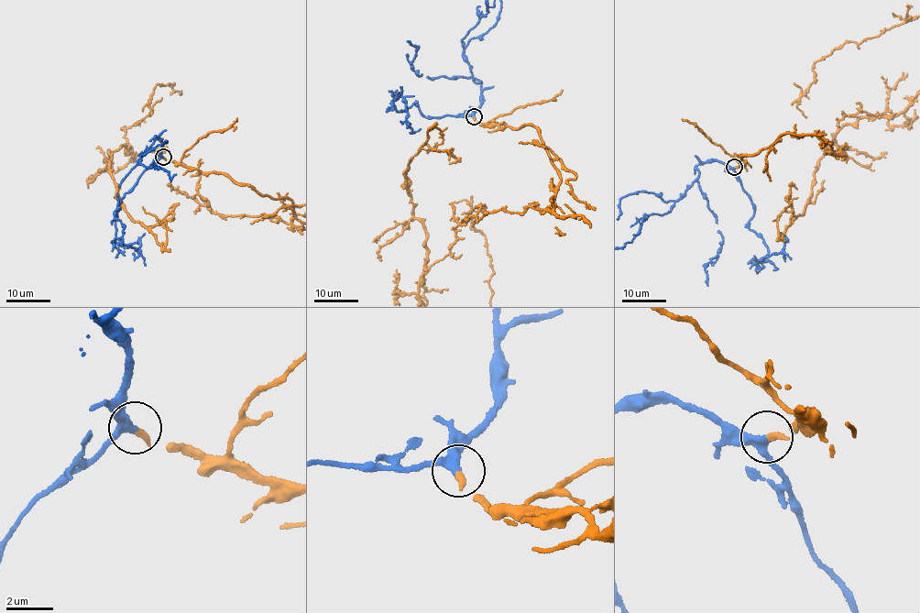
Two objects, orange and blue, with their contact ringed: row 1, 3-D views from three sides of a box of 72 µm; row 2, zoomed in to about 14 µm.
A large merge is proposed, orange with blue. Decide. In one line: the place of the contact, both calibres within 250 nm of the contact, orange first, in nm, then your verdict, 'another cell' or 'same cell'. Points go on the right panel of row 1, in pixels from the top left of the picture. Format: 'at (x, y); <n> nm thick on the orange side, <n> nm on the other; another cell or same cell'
at (734, 167); 260 nm thick on the orange side, 280 nm on the other; same cell

